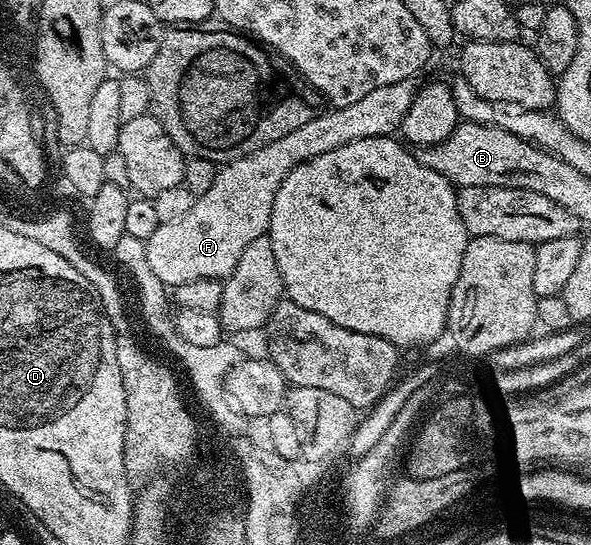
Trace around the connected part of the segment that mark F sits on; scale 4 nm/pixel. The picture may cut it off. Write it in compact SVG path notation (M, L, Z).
M406 78L397 80L397 84L385 84L385 88L373 88L373 92L369 92L369 96L361 96L357 104L327 108L324 114L316 113L305 124L301 124L301 128L289 132L289 136L281 136L281 140L273 140L273 144L254 150L251 154L232 157L232 162L215 174L208 190L196 197L193 208L189 208L185 216L175 218L171 222L160 223L158 233L162 238L167 234L163 238L163 247L159 250L159 264L157 262L160 280L167 288L178 288L197 280L206 278L223 280L234 274L235 265L241 260L249 244L253 244L253 240L270 231L273 200L288 172L294 166L308 162L313 156L321 156L325 152L333 152L333 148L353 144L353 140L386 138L394 135L413 104L417 93L415 84L417 84L415 78Z

